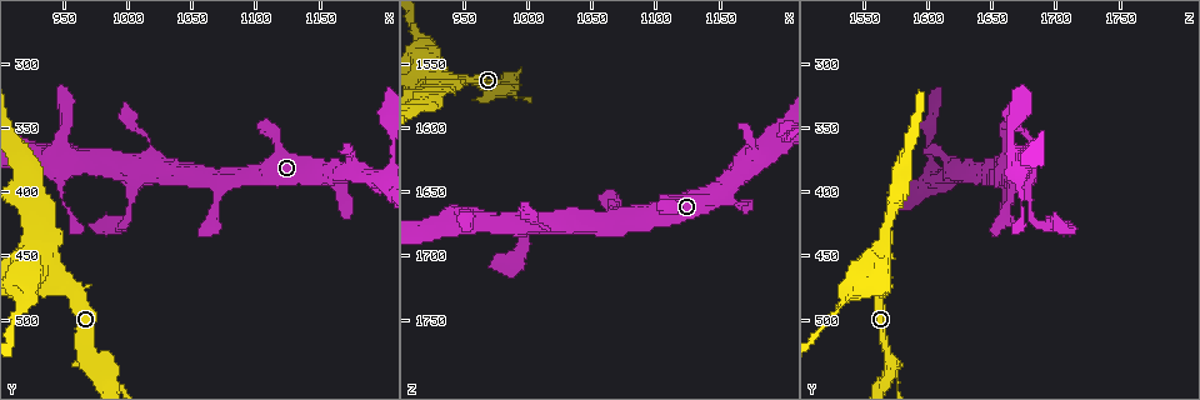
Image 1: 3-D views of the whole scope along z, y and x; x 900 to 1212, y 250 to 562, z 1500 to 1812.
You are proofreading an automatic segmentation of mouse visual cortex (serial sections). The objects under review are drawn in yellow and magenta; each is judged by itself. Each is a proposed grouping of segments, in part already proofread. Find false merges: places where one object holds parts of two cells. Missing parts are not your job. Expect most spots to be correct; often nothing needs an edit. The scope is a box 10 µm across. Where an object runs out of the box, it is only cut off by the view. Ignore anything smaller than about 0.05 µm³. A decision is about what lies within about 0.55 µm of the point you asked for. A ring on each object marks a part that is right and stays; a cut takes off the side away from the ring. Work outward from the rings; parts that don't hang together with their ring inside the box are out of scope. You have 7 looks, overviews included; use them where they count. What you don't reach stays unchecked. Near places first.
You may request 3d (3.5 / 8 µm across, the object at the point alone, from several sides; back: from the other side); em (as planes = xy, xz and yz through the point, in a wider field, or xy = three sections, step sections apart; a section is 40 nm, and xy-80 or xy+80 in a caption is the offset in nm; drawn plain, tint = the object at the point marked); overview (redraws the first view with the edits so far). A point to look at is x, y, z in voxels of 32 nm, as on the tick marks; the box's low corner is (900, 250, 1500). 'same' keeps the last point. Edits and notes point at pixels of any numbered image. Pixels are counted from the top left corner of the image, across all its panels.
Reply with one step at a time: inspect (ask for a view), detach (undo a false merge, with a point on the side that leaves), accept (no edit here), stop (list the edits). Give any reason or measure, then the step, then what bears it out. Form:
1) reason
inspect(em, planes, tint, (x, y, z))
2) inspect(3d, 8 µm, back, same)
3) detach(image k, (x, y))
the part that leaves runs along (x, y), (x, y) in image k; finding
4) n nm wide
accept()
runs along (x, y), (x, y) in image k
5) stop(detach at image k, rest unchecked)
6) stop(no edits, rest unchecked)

narrows sharply
inspect(3d, 8 µm, (1006, 354, 1676))

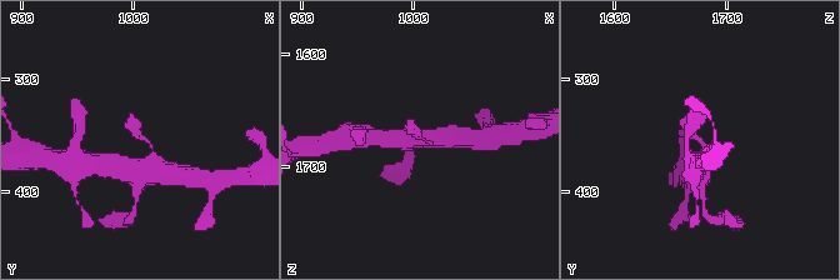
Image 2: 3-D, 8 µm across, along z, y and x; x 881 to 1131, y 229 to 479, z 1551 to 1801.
closer look
inspect(3d, 3.5 µm, same)

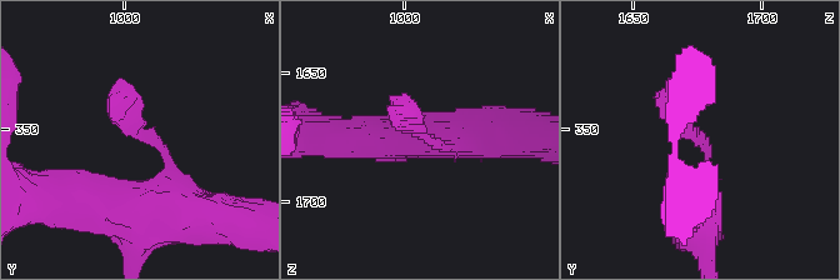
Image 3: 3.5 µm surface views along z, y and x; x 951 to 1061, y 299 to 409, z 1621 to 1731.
shape alone is not enough
inspect(em, xy, step 5, tint, (1005, 351, 1673))

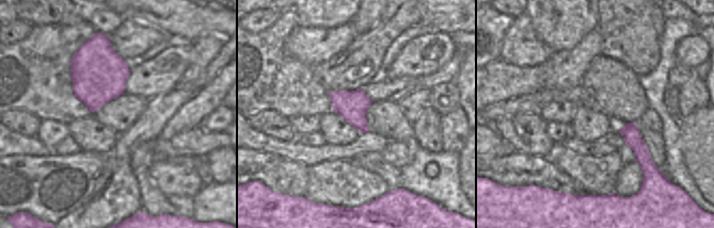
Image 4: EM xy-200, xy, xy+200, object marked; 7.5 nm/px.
accept()
runs along (174, 205), (174, 163), (120, 83) in image 3; continuous, no second cell

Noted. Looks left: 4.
inspect(3d, 3.5 µm, (920, 406, 1578))

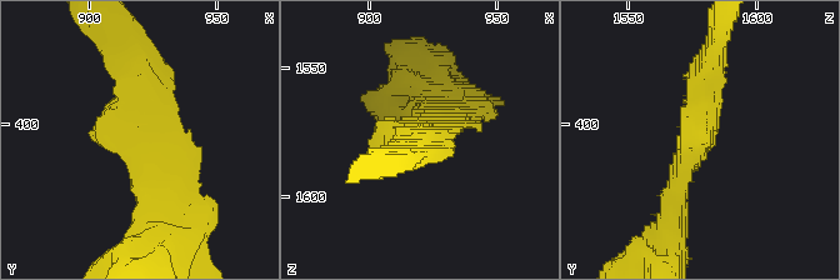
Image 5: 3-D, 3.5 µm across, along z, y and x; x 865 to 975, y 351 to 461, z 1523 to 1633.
inspect(em, xy, step 3, tint, (921, 405, 1576))

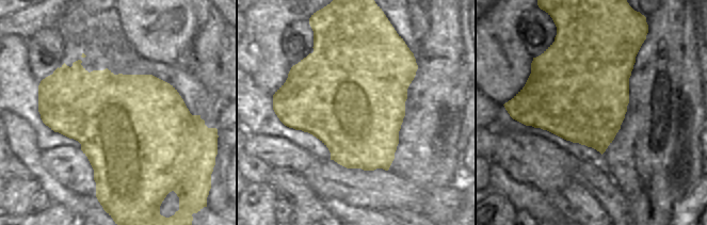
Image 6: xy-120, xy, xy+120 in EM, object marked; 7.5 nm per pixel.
850 nm wide
accept()
runs along (674, 210), (713, 56) in image 5; continuous, no second cell

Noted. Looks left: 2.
three arms meet
inspect(3d, 8 µm, (982, 544, 1570))

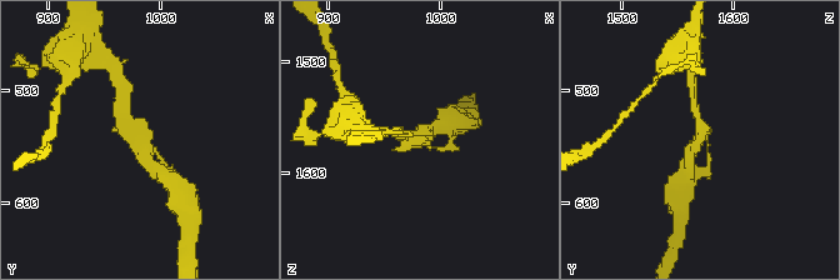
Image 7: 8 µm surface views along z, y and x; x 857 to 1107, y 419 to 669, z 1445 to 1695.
3 arms; arms of 100, 250, 300 nm
inspect(em, xy, step 1, tint, same)

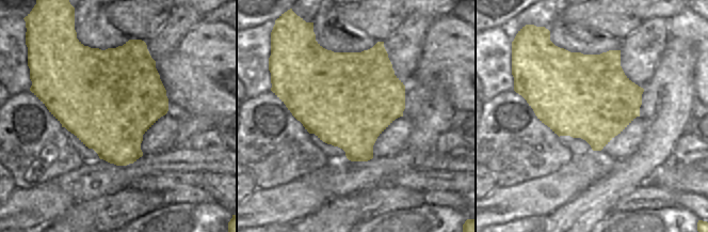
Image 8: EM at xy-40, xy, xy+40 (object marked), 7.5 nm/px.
accept()
runs along (124, 109), (124, 124), (153, 159) in image 7; one cell here

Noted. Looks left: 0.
stop(no edits, rest unchecked)

